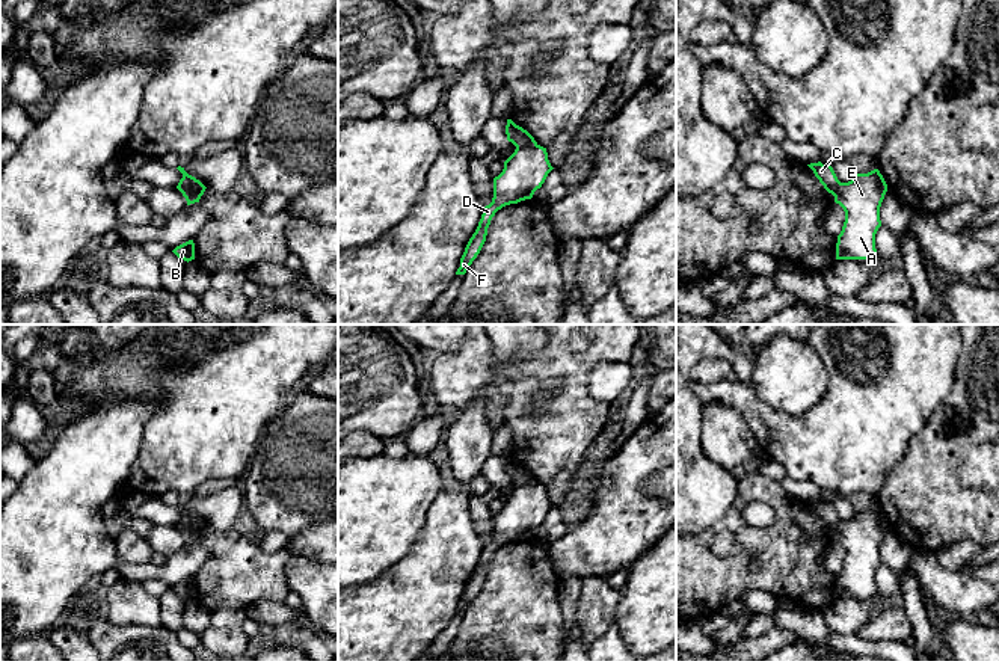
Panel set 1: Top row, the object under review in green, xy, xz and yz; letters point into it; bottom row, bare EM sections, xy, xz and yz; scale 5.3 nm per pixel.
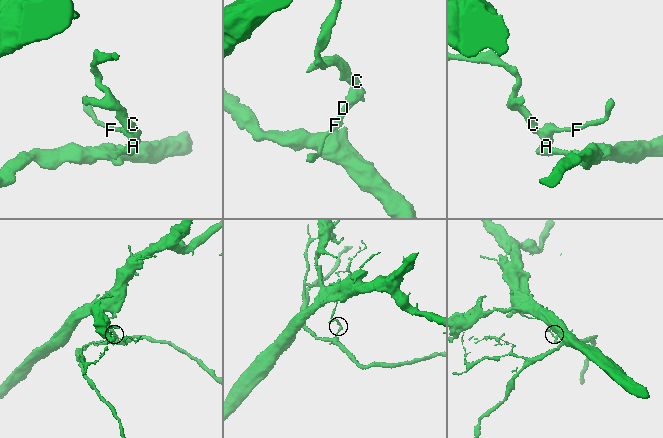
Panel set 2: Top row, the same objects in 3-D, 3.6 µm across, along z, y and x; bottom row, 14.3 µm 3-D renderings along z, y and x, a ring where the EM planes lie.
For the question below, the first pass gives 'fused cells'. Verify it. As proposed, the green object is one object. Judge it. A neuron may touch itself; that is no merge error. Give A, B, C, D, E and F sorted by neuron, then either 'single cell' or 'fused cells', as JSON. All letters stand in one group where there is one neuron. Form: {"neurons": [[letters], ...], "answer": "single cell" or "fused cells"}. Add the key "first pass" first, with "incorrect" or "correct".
{"first pass": "correct", "neurons": [["A", "B", "D", "E", "F"], ["C"]], "answer": "fused cells"}

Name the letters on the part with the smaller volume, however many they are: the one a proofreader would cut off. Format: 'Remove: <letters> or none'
Remove: A, B, D, E, F

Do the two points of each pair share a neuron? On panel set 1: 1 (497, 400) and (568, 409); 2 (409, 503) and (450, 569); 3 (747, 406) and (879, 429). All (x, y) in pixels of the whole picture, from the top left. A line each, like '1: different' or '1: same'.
1: same
2: different
3: same

